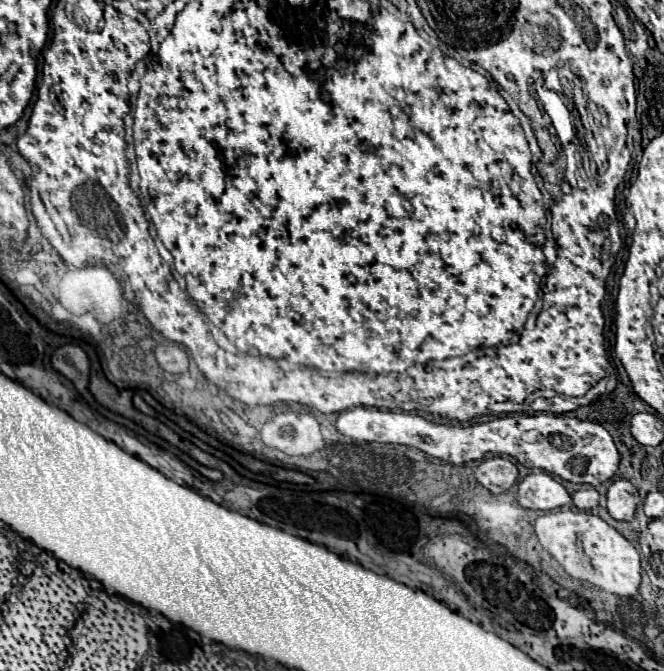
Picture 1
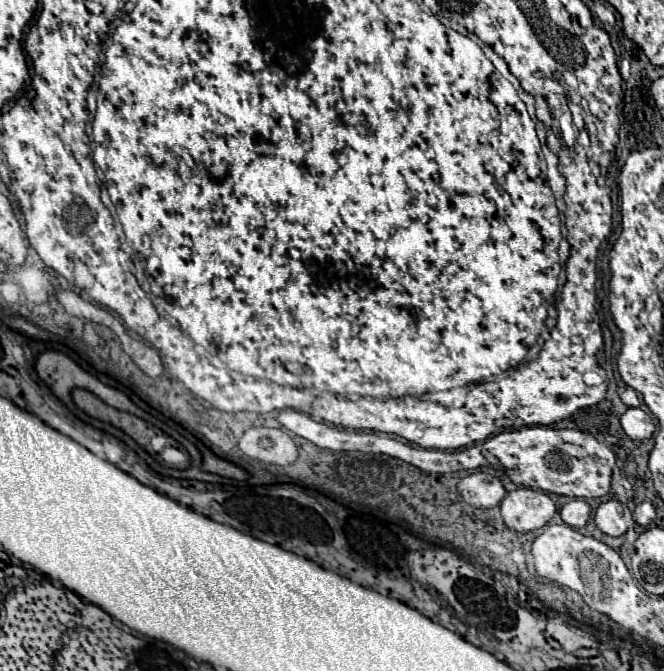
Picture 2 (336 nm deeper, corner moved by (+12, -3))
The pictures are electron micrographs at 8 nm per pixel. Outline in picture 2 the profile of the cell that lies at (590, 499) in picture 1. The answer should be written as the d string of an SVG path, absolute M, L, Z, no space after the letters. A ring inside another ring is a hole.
M570 500L568 504L562 506L560 510L560 516L562 520L568 524L568 526L574 526L574 528L582 528L588 518L590 518L590 506L584 502L584 500Z

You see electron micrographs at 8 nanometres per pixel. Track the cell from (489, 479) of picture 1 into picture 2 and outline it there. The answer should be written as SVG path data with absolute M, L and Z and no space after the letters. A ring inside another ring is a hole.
M474 472L466 478L462 478L458 484L458 492L462 494L462 498L468 504L472 504L476 508L492 508L492 506L500 504L500 500L506 494L500 478L496 478L488 472Z

